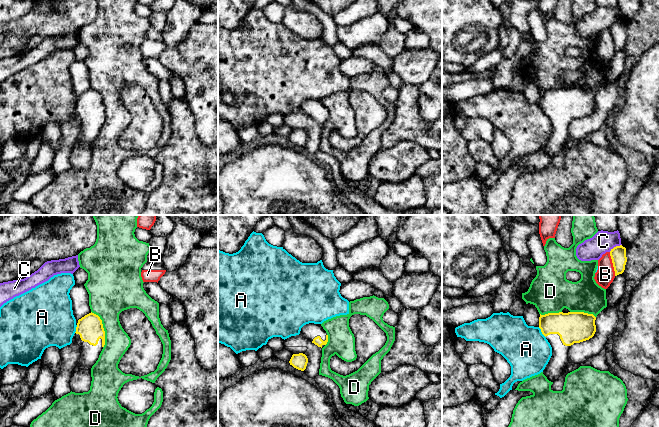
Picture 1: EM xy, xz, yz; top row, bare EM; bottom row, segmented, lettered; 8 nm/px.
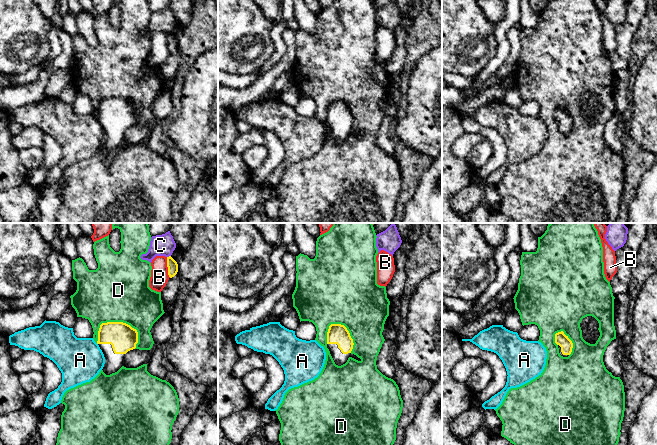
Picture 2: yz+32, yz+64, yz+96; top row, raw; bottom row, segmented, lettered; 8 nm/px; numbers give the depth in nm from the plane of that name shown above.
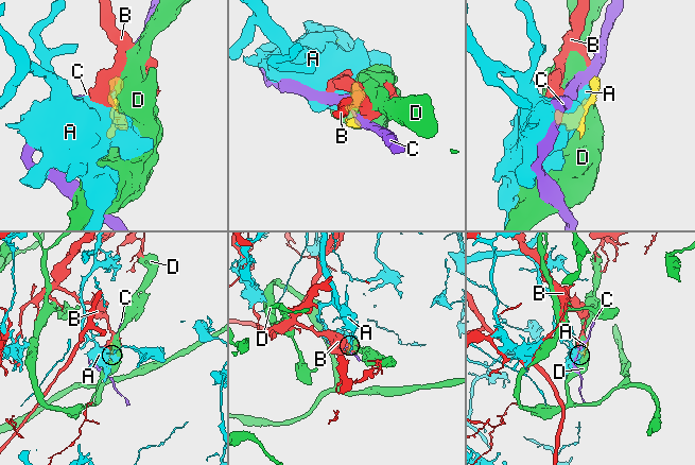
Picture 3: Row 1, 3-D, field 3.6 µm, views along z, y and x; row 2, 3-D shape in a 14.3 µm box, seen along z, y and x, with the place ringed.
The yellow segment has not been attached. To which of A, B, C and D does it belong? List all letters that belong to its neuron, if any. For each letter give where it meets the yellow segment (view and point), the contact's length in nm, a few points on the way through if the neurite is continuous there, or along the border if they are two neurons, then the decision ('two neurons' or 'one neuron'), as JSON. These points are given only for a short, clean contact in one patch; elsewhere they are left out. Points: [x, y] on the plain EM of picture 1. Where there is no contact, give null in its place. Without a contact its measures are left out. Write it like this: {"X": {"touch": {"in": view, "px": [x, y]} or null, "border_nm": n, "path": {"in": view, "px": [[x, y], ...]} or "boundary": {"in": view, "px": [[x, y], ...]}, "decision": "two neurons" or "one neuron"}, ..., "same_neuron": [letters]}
{"A": {"touch": {"in": "yz", "px": [541, 107]}, "border_nm": 110, "decision": "two neurons"}, "B": {"touch": {"in": "yz", "px": [613, 40]}, "border_nm": 200, "boundary": {"in": "yz", "px": [[609, 28], [615, 51]]}, "decision": "two neurons"}, "C": {"touch": {"in": "yz", "px": [615, 23]}, "border_nm": 120, "boundary": {"in": "yz", "px": [[621, 20], [609, 27]]}, "decision": "two neurons"}, "D": {"touch": {"in": "xy", "px": [103, 104]}, "border_nm": 320, "decision": "two neurons"}, "same_neuron": []}

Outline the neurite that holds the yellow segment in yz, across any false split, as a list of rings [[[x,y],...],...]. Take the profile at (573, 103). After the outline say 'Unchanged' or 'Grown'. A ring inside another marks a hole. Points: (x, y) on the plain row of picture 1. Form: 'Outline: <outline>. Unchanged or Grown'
Outline: [[[584,88],[548,89],[539,93],[539,104],[552,123],[552,132],[543,146],[551,158],[557,156],[569,139],[568,128],[574,119],[592,114],[596,93]]]. Grown

